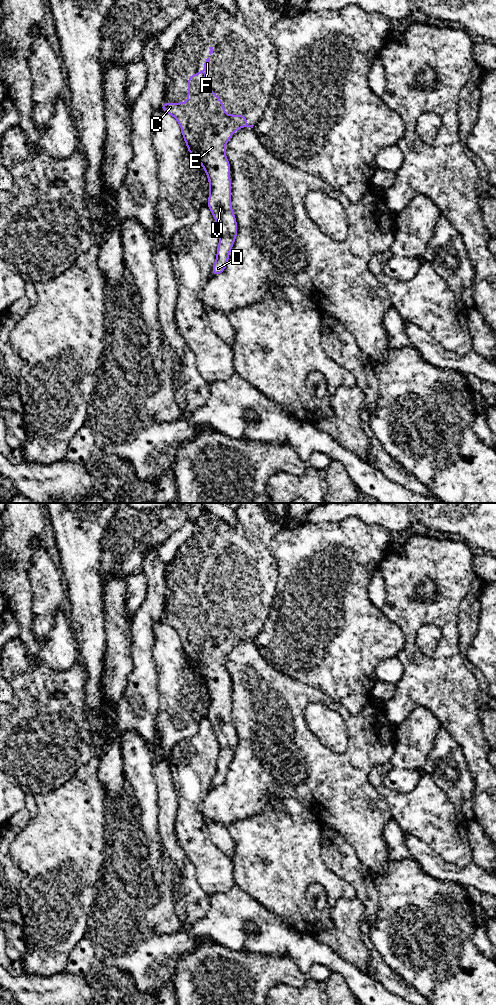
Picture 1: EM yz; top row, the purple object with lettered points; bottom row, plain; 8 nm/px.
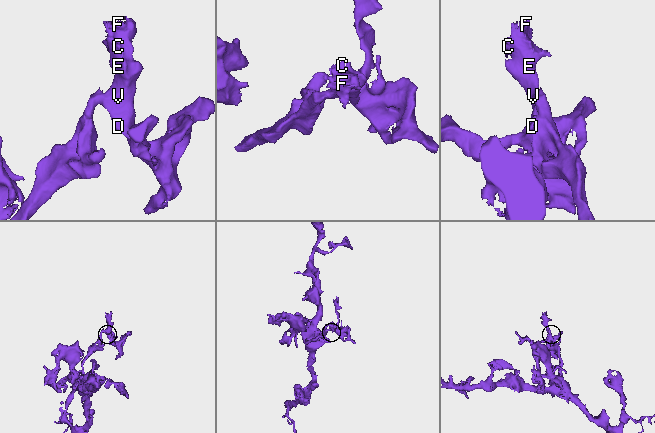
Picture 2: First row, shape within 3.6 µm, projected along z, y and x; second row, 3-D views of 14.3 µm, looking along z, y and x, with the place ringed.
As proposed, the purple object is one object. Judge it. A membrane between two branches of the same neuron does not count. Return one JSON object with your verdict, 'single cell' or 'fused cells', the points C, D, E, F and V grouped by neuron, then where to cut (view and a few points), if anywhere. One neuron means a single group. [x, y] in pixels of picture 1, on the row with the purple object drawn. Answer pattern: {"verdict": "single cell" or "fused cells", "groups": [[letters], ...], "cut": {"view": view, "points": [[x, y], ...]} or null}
{"verdict": "single cell", "groups": [["C", "D", "E", "F", "V"]], "cut": null}

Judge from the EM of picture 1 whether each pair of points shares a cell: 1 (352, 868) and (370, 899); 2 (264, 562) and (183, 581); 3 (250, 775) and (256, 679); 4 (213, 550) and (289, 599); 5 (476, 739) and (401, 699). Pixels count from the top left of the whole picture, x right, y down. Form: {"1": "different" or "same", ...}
{"1": "same", "2": "same", "3": "same", "4": "different", "5": "same"}

